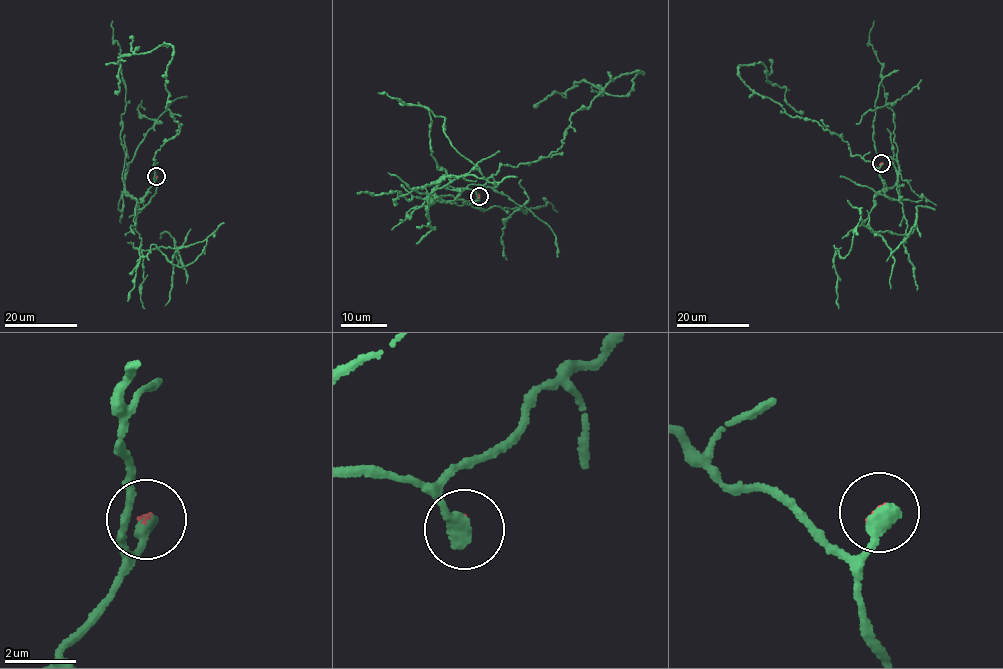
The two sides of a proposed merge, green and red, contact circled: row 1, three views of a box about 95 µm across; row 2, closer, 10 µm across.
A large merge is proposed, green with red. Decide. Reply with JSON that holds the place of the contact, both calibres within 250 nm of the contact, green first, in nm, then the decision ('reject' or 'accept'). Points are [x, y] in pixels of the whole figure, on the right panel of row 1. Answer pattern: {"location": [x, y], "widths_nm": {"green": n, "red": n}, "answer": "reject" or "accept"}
{"location": [881, 163], "widths_nm": {"green": 460, "red": 100}, "answer": "reject"}

